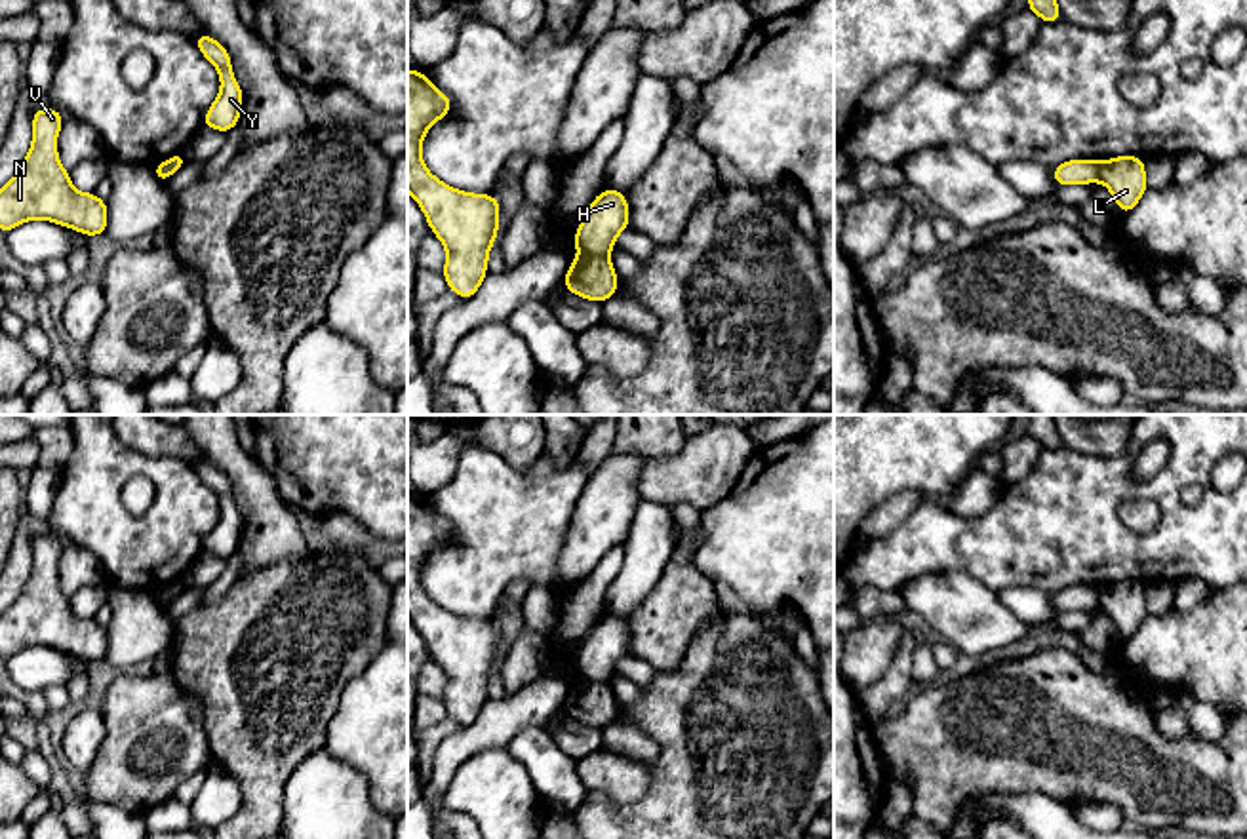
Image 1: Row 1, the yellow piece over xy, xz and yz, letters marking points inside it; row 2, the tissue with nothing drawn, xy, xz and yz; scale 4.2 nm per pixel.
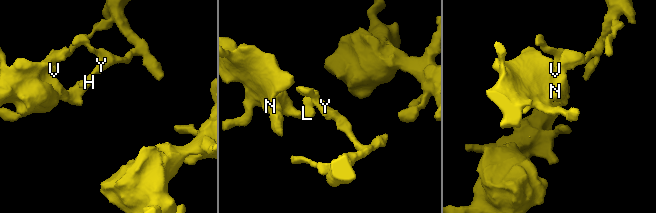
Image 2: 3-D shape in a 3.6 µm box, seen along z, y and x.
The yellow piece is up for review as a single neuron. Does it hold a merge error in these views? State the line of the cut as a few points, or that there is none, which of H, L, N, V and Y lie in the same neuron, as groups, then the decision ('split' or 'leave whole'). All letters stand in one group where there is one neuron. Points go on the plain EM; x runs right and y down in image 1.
cut xz (579, 678), (606, 683); groups H Y / L N V; split

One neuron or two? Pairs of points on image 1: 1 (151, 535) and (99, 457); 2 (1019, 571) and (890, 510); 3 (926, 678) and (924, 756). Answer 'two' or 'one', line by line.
1: one
2: two
3: two

